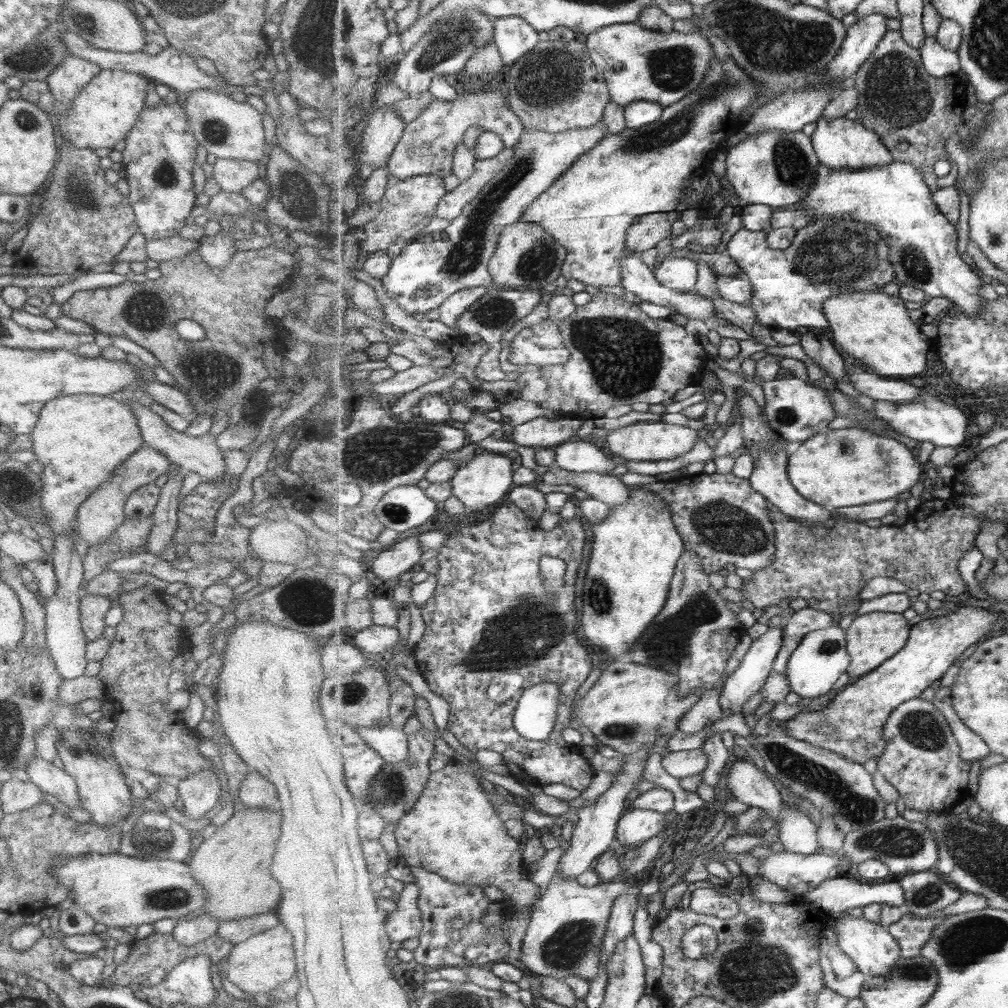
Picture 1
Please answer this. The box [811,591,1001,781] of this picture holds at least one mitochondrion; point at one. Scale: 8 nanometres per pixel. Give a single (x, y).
(919, 727)

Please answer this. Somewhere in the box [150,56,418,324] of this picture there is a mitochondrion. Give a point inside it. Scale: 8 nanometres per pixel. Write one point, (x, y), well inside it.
(215, 132)

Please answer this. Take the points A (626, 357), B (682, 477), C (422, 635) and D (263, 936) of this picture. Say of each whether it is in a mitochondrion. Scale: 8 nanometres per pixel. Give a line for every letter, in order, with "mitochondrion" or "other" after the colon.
A: mitochondrion
B: other
C: other
D: other

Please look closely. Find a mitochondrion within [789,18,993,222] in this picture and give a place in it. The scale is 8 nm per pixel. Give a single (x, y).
(897, 95)

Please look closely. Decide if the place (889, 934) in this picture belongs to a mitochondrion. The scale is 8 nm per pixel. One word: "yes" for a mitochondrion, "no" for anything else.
no

